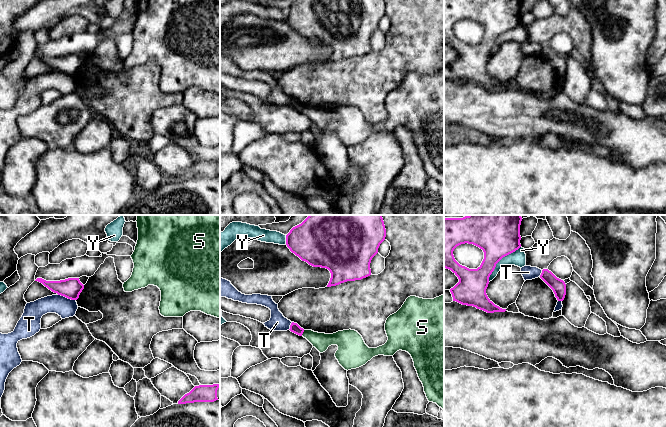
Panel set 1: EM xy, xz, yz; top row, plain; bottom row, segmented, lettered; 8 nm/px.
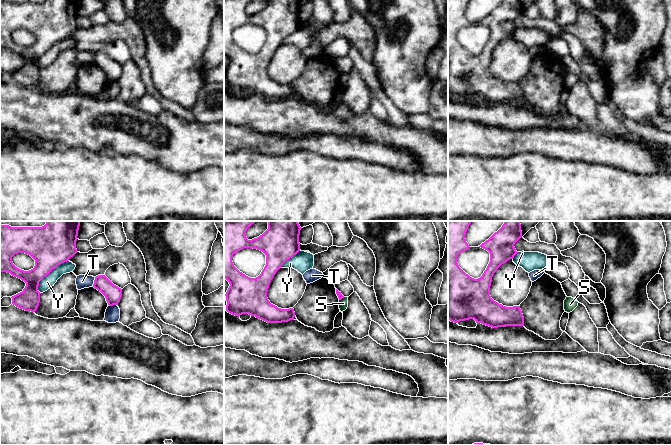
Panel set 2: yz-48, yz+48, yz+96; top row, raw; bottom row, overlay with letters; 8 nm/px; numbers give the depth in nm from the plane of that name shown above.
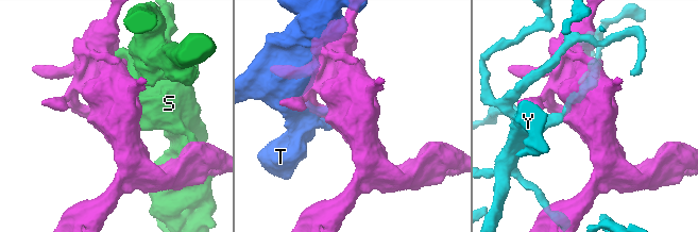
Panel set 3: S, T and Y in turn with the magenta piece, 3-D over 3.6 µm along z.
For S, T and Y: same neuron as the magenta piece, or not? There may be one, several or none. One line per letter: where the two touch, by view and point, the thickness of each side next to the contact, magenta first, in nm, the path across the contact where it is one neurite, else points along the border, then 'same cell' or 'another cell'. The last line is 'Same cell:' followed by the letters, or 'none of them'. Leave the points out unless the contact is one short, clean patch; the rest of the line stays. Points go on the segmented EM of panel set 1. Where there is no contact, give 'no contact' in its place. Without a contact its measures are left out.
S: contact xz (302, 333); calibres 80 and 140 nm; border xz (304, 330), (301, 335); another cell
T: contact xy (67, 297); calibres 160 and 160 nm; another cell
Y: contact yz (499, 260); calibres 380 and 130 nm; another cell
Same cell: none of them

